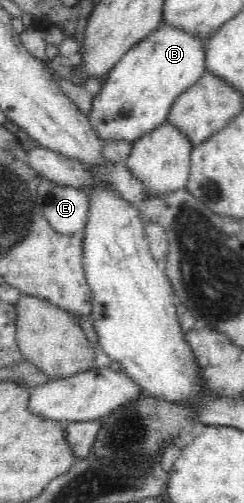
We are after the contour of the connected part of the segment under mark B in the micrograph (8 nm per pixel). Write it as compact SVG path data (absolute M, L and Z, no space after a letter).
M160 25L150 35L127 51L107 73L101 84L94 87L88 119L101 142L134 143L143 135L166 122L170 105L178 95L194 85L204 73L204 43L206 39L192 36L172 26Z

